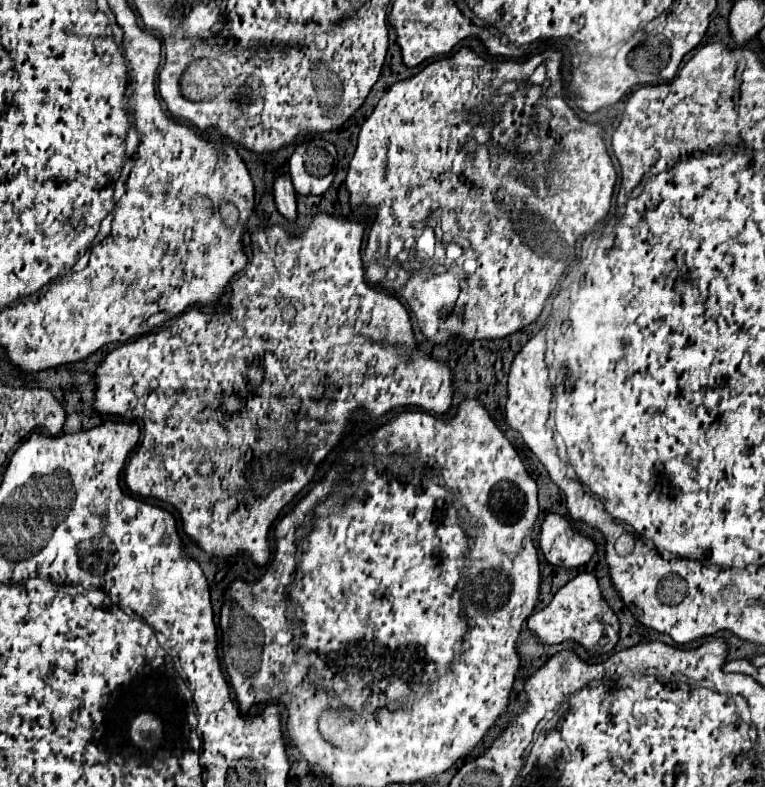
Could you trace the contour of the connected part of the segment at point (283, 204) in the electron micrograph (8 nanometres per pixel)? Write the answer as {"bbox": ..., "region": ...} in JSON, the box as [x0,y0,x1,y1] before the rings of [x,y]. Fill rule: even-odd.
{"bbox":[274,176,298,222],"region":[[[278,176],[274,182],[274,198],[278,212],[288,220],[296,222],[298,208],[296,208],[296,192],[292,188],[292,182],[288,176]]]}

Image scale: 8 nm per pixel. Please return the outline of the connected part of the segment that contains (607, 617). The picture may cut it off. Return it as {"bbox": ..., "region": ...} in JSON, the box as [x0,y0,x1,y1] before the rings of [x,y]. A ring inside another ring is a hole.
{"bbox":[528,572,618,650],"region":[[[582,572],[572,578],[562,590],[556,592],[552,602],[532,614],[528,618],[528,628],[544,642],[544,644],[558,644],[564,640],[574,640],[584,644],[588,650],[612,650],[618,642],[618,618],[614,610],[608,606],[606,598],[600,592],[598,578],[590,572]]]}

